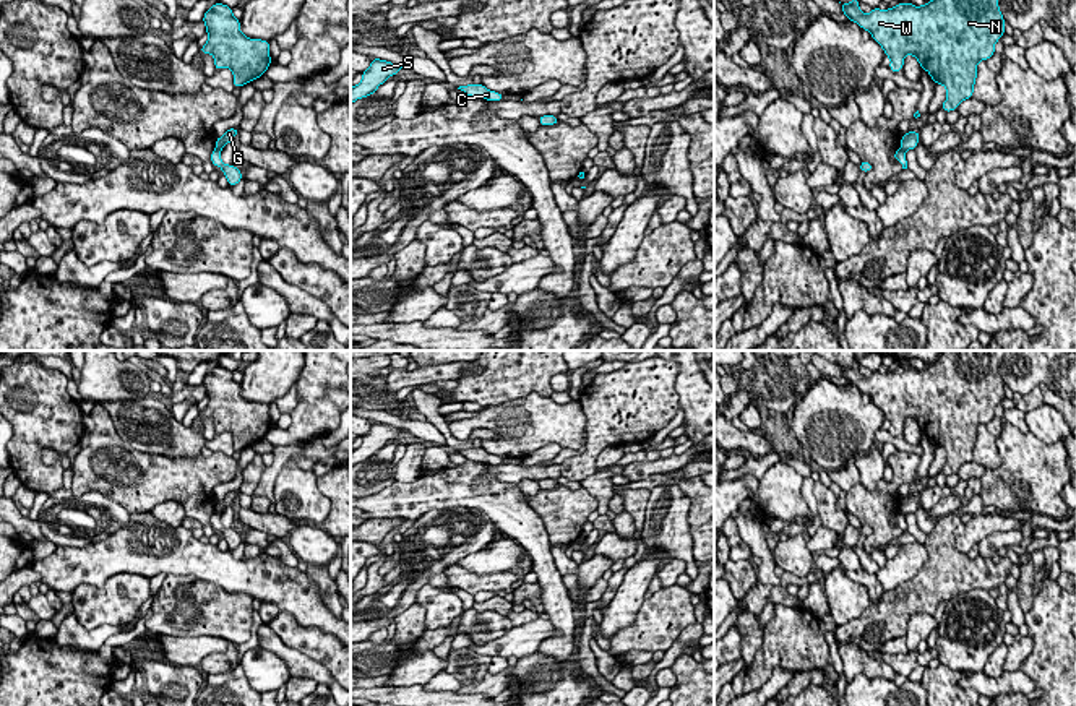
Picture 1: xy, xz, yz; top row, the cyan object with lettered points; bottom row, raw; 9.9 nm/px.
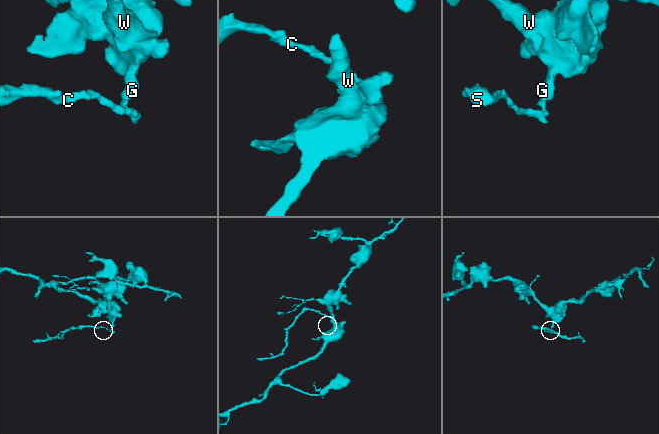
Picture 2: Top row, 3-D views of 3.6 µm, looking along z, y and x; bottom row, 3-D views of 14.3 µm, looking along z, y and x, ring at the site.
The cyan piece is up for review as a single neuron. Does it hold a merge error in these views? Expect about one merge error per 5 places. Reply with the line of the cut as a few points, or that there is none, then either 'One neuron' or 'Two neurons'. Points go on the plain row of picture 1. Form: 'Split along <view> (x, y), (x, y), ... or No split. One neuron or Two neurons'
Split along xy (216, 512), (219, 515). Two neurons

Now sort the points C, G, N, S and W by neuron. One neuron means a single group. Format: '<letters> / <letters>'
C S / G N W

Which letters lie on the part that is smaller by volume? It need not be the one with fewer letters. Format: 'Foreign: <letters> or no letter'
Foreign: C, S

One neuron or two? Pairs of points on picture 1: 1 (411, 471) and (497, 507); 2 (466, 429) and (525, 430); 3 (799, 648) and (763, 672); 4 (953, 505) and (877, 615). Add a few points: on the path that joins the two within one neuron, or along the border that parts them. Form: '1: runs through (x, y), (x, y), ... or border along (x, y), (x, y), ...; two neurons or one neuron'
1: border along (422, 474), (413, 481), (395, 482); two neurons
2: runs through (481, 422), (510, 422); one neuron
3: runs through (789, 648), (784, 648), (770, 662); one neuron
4: border along (955, 512), (937, 520); two neurons

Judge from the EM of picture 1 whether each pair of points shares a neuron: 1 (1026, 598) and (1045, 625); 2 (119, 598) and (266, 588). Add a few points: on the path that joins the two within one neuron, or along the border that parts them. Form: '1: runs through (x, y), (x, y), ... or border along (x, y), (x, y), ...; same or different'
1: border along (1036, 572), (1034, 599), (1026, 614); different
2: border along (111, 575), (140, 573), (148, 580); different

